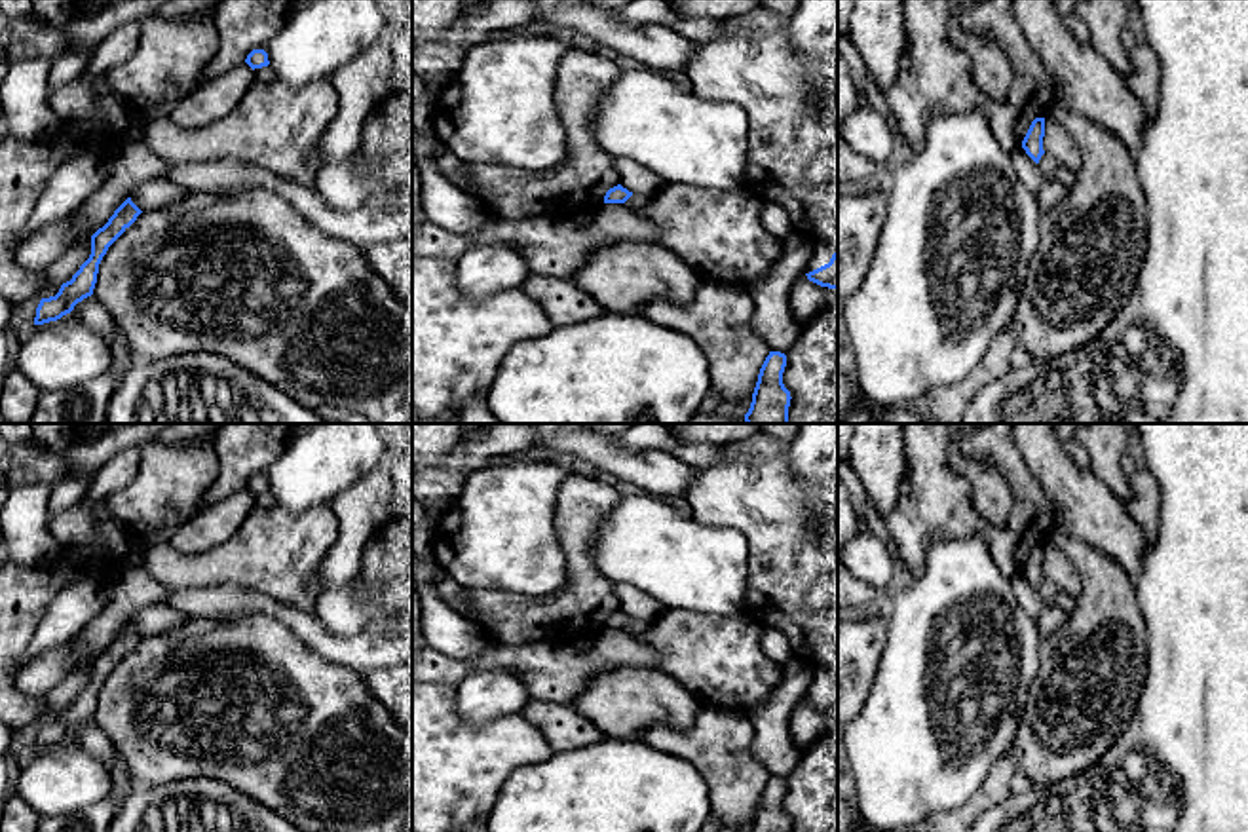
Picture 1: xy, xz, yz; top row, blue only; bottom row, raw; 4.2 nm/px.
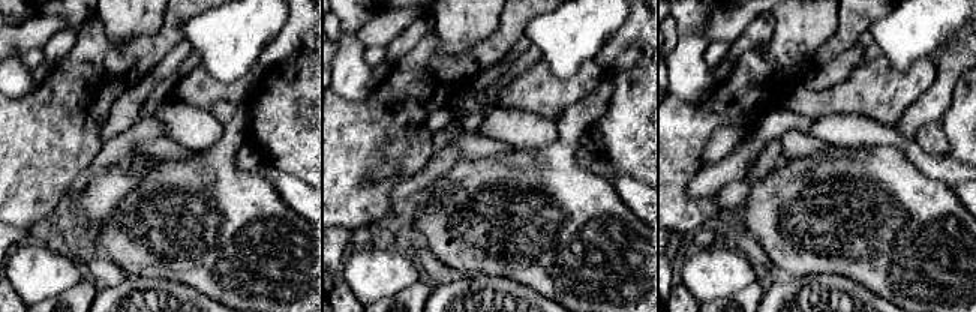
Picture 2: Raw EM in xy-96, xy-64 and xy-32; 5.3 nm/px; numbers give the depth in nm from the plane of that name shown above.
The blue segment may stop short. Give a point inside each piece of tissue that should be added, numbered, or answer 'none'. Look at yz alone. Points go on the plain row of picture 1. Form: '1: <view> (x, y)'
none

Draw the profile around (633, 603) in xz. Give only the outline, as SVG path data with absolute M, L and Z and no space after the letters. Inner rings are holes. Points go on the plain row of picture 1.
M614 583L614 595L619 600L619 610L633 619L642 619L652 623L657 619L667 608L627 583Z

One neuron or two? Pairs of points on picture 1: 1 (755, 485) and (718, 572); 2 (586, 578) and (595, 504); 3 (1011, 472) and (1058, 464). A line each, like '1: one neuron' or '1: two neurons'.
1: two neurons
2: one neuron
3: two neurons

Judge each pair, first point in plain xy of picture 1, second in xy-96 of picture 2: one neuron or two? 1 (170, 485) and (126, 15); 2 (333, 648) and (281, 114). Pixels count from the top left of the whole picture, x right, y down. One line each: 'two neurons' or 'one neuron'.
1: one neuron
2: two neurons

